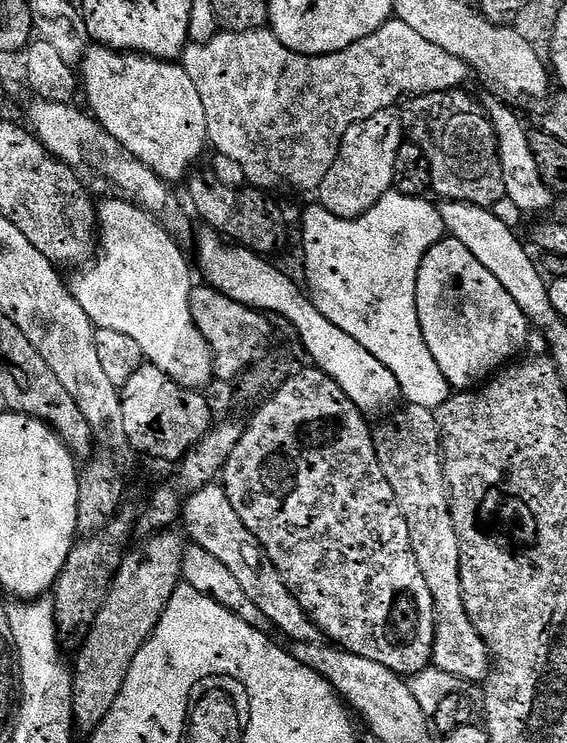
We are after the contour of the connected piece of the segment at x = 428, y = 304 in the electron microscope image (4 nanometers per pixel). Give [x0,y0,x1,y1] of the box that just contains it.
[416,238,530,390]

